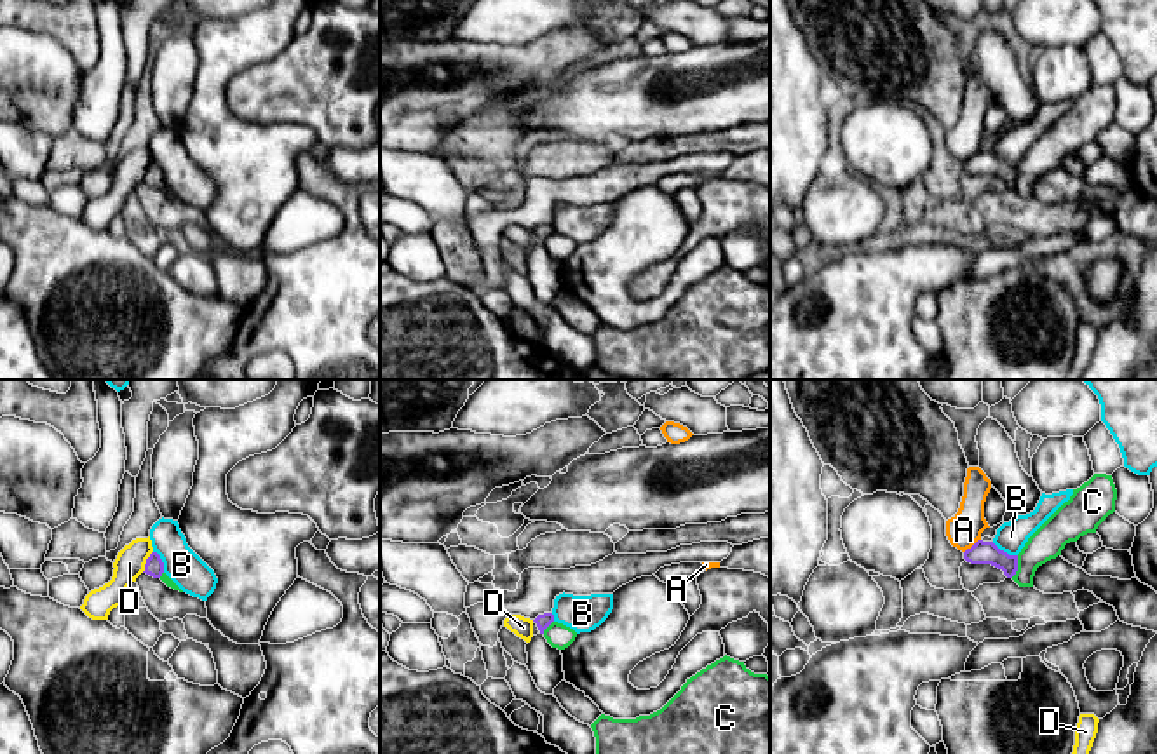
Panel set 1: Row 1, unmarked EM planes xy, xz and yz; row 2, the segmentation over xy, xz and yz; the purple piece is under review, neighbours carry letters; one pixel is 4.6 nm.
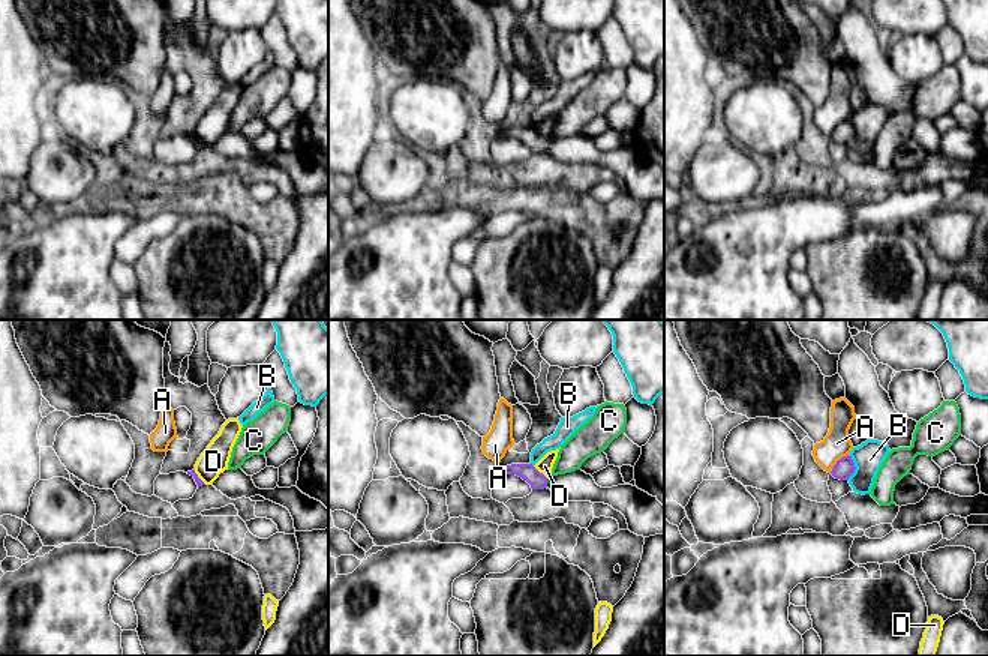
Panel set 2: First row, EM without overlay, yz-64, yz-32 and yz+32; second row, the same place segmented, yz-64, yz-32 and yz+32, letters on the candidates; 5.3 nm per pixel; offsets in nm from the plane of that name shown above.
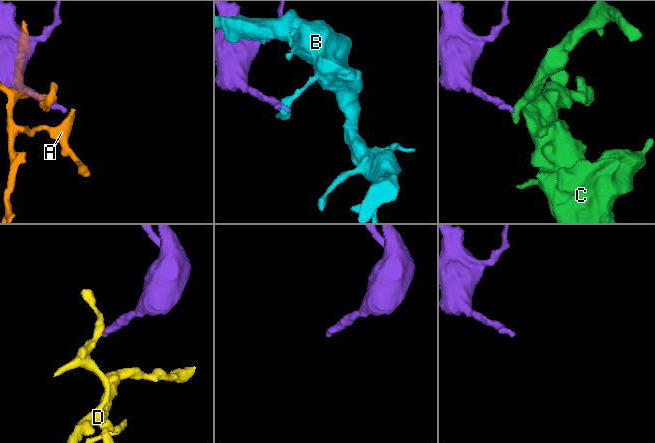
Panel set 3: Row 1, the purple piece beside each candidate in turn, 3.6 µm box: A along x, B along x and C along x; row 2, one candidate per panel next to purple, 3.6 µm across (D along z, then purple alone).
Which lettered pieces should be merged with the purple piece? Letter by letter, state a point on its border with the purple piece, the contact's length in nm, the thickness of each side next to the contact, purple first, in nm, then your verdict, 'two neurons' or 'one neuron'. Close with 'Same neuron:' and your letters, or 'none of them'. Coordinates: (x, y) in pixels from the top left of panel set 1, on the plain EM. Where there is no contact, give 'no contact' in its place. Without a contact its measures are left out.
A: yz (973, 155) | 100 nm | 110/160 nm | two neurons
B: yz (1002, 161) | 140 nm | 110/140 nm | two neurons
C: yz (1016, 176) | 110 nm | 110/150 nm | two neurons
D: xy (147, 171) | 120 nm | 90/140 nm | two neurons
Same neuron: none of them

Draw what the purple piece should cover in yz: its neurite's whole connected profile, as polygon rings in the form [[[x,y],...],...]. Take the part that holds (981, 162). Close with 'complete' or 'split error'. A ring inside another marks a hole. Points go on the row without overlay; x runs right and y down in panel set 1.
[[[978,150],[964,162],[964,169],[971,174],[991,174],[1002,179],[1007,188],[1012,188],[1018,181],[1018,165],[1009,165],[993,151]]] | complete

